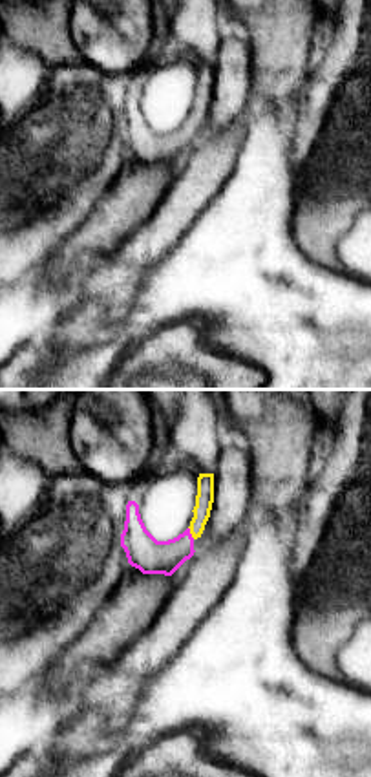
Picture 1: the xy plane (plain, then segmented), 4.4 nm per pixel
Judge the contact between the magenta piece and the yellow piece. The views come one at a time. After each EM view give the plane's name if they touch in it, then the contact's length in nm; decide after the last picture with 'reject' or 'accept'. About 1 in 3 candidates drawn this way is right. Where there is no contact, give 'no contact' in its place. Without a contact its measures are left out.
xy | 60 nm

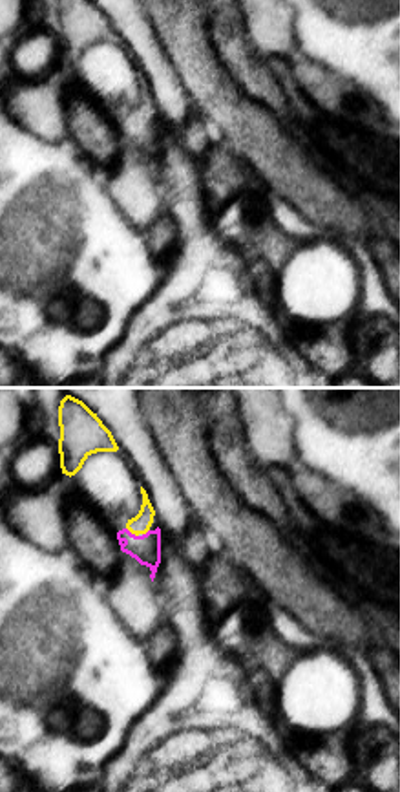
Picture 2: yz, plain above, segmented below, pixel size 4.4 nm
yz | 70 nm

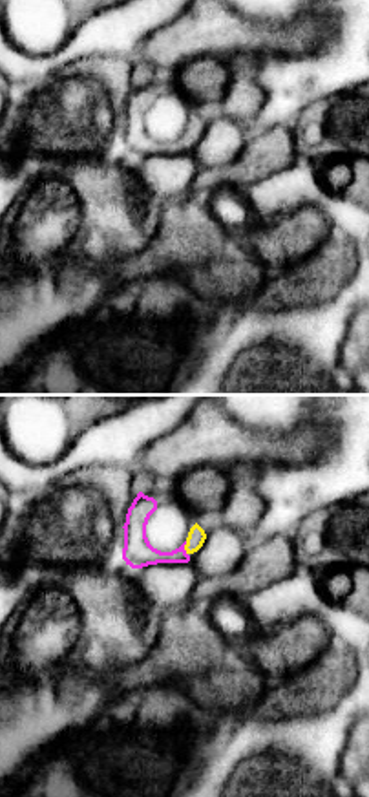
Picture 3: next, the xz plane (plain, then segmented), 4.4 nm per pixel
xz | 60 nm

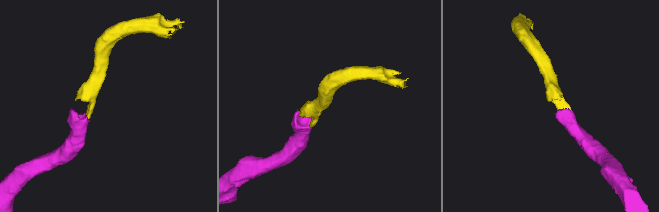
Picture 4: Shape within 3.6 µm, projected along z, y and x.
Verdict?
accept

